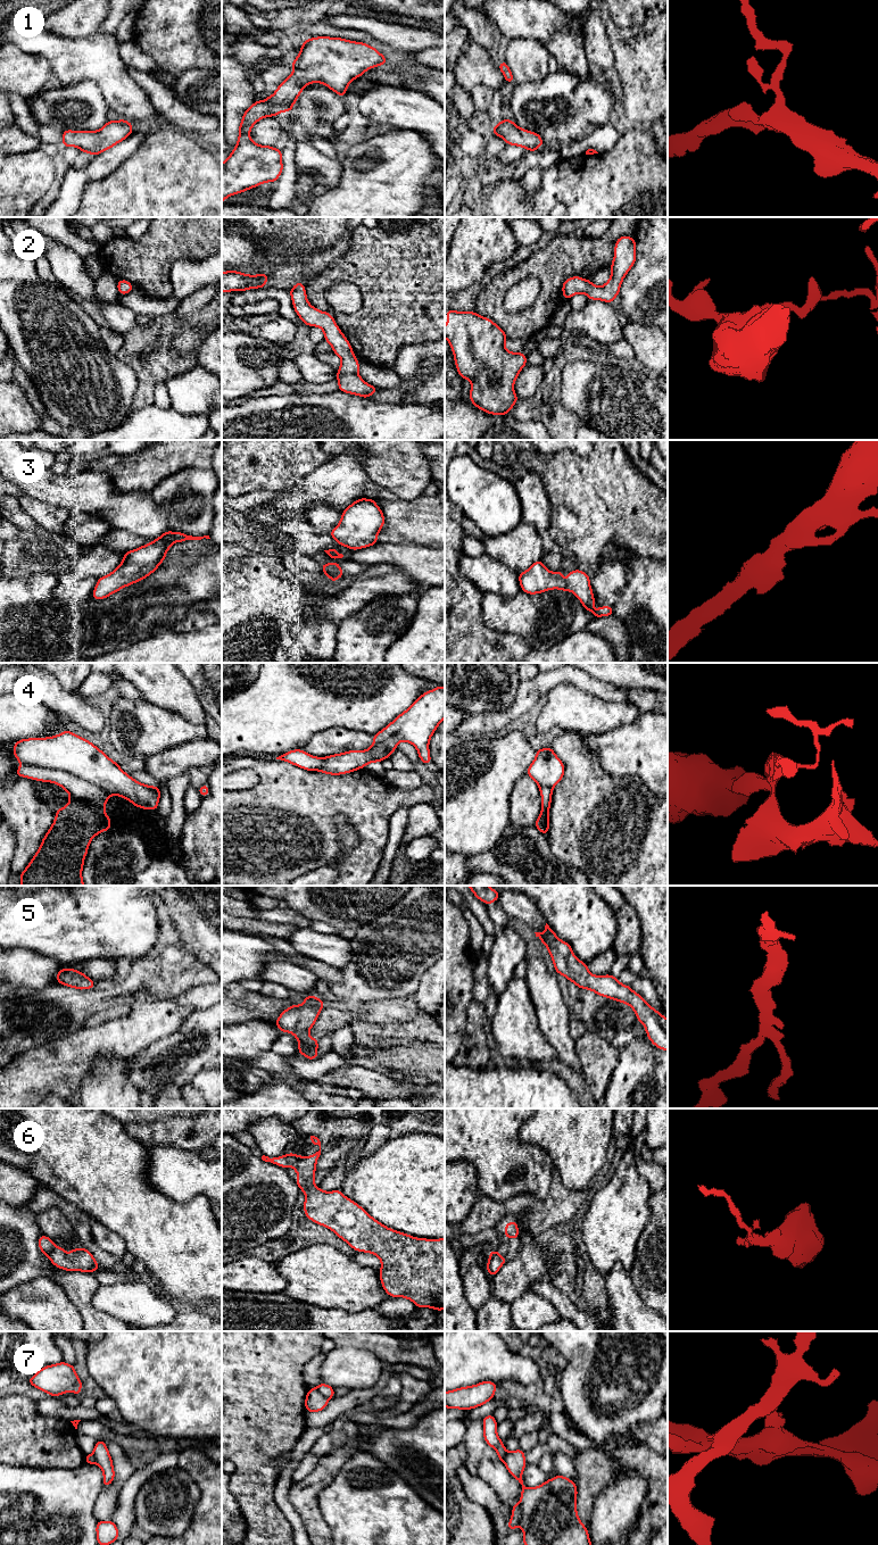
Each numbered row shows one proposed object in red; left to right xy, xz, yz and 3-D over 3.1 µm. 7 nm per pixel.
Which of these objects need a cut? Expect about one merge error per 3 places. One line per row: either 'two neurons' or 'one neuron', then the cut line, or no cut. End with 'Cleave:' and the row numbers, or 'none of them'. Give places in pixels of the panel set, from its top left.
1: one neuron; no cut
2: one neuron; no cut
3: one neuron; no cut
4: two neurons; cut in xy along (22, 764), (63, 770), (96, 783), (112, 794)
5: one neuron; no cut
6: one neuron; no cut
7: two neurons; cut in yz along (520, 1502), (521, 1523)
Cleave: 4, 7

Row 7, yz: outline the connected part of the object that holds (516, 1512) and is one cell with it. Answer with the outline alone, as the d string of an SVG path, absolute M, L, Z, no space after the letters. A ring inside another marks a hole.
M516 1502L513 1505L512 1518L507 1523L507 1529L513 1530L517 1528L521 1525L521 1519L522 1519L522 1505L521 1502Z

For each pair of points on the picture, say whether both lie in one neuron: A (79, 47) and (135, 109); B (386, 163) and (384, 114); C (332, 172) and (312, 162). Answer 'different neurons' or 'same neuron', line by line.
A: same neuron
B: different neurons
C: same neuron

